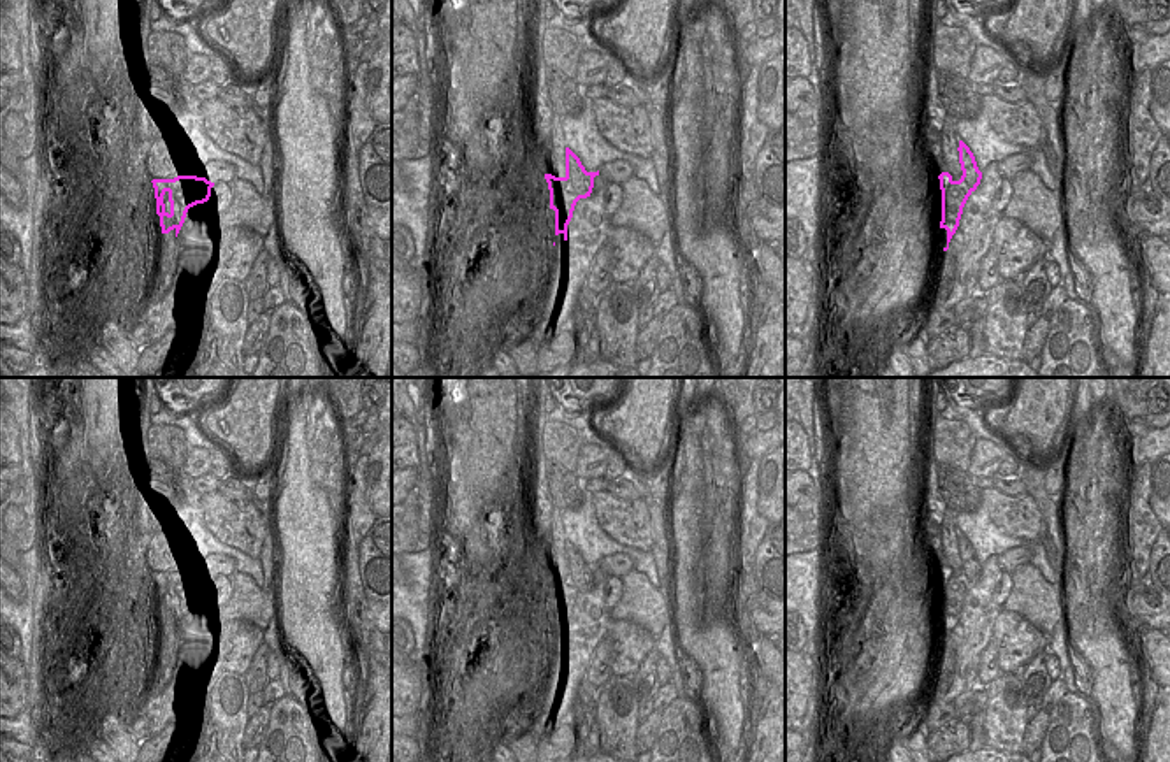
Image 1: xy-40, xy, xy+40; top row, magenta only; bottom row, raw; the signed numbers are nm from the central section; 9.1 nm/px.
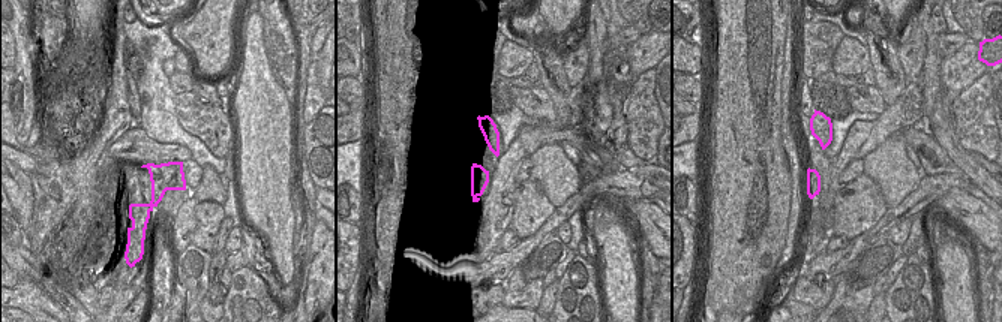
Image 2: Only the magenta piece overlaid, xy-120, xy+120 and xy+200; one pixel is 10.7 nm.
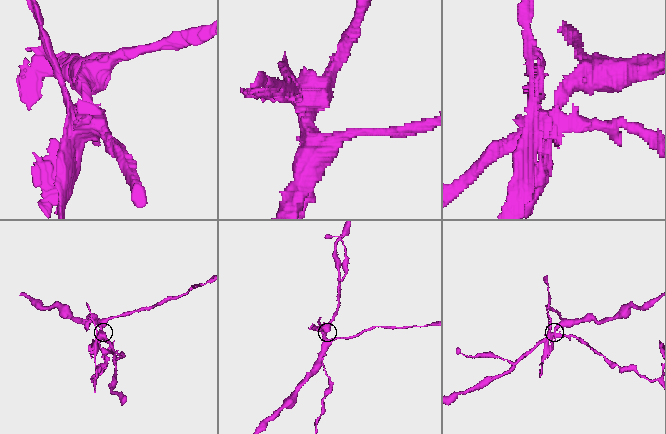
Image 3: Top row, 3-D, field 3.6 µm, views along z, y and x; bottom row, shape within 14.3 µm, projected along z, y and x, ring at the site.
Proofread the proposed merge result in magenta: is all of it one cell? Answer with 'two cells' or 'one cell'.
two cells

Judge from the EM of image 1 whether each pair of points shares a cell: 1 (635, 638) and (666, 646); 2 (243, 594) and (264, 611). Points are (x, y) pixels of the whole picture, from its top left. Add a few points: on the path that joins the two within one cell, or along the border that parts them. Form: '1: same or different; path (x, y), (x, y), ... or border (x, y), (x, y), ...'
1: different; border (654, 638), (656, 648)
2: same; path (248, 599), (259, 610)

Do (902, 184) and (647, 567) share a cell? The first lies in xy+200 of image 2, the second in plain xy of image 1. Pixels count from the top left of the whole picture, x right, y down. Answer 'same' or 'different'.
different

